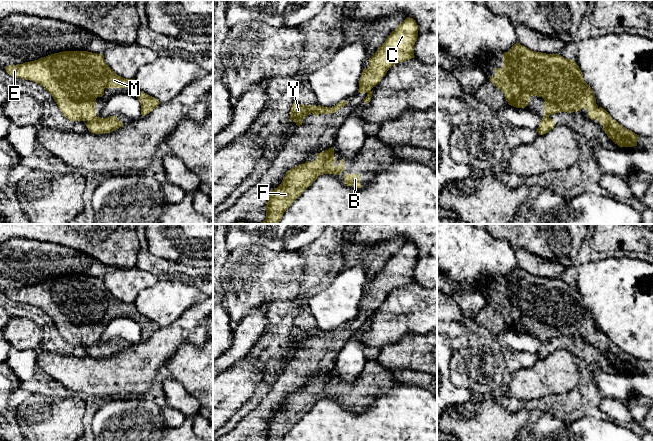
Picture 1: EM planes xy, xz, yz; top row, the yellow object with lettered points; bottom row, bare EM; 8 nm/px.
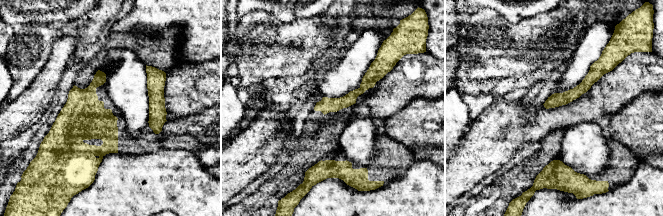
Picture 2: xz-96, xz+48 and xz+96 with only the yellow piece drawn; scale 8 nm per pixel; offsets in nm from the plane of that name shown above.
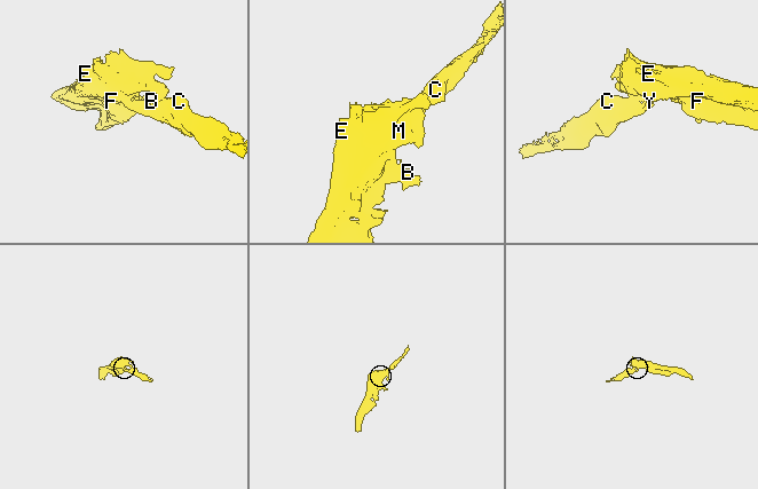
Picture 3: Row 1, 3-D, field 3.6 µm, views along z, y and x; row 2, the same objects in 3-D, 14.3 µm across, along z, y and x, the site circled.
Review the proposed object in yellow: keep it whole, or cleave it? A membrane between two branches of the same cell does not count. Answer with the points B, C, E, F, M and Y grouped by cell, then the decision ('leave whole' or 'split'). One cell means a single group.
B E F M Y / C | split

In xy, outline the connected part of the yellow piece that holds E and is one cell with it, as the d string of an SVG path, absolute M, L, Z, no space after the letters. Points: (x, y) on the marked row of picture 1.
M63 51L38 60L8 65L6 72L16 78L40 84L53 97L62 114L72 122L96 118L96 98L104 95L105 88L138 88L135 79L117 75L105 62L103 54L88 51Z

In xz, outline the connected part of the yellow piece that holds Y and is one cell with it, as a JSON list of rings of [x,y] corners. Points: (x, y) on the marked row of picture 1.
[[[294,102],[291,107],[289,122],[293,120],[297,126],[302,125],[303,119],[317,108],[318,106],[315,105],[301,105]]]

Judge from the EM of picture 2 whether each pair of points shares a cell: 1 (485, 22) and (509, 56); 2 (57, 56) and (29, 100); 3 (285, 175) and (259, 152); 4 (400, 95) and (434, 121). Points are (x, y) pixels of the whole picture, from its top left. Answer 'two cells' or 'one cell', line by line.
1: one cell
2: one cell
3: two cells
4: two cells

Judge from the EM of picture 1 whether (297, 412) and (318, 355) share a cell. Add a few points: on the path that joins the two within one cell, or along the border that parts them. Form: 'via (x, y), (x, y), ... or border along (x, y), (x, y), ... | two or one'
border along (310, 380), (303, 387), (293, 390), (286, 395) | two

